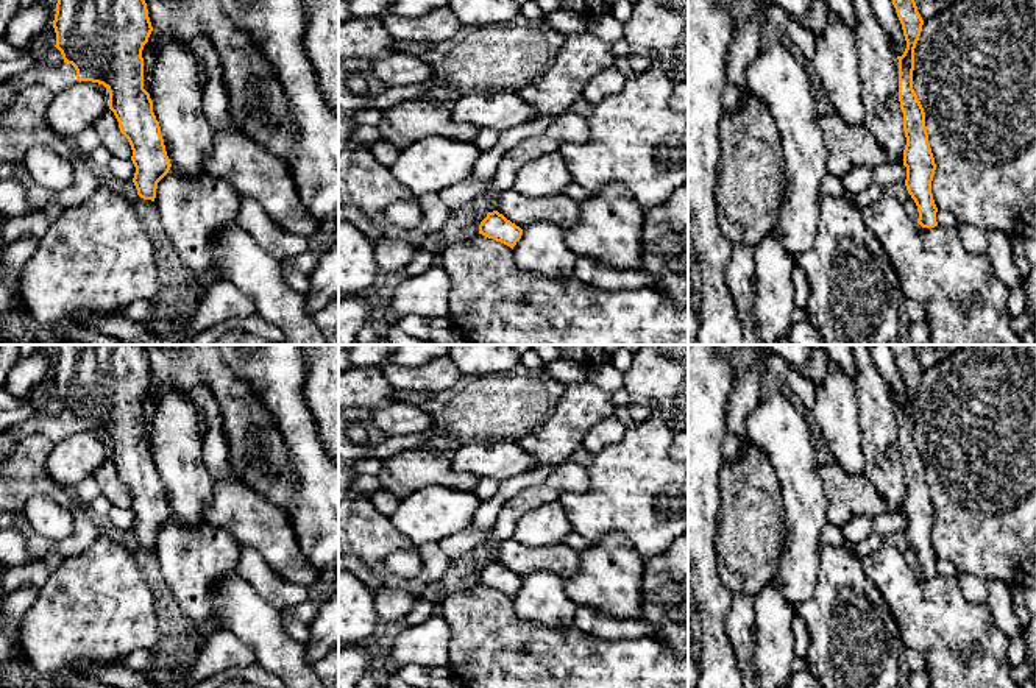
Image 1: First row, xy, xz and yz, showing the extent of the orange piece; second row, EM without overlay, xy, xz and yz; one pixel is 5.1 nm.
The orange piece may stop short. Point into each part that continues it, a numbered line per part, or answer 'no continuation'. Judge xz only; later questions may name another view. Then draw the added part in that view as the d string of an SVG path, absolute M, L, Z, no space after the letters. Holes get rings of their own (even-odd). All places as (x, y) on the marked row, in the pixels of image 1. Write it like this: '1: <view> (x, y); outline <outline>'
no continuation

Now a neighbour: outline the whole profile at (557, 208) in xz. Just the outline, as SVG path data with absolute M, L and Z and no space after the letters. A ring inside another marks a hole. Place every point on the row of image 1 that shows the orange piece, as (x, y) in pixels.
M512 187L498 198L498 212L521 229L537 222L551 222L565 229L577 223L579 203L565 193L529 198Z

